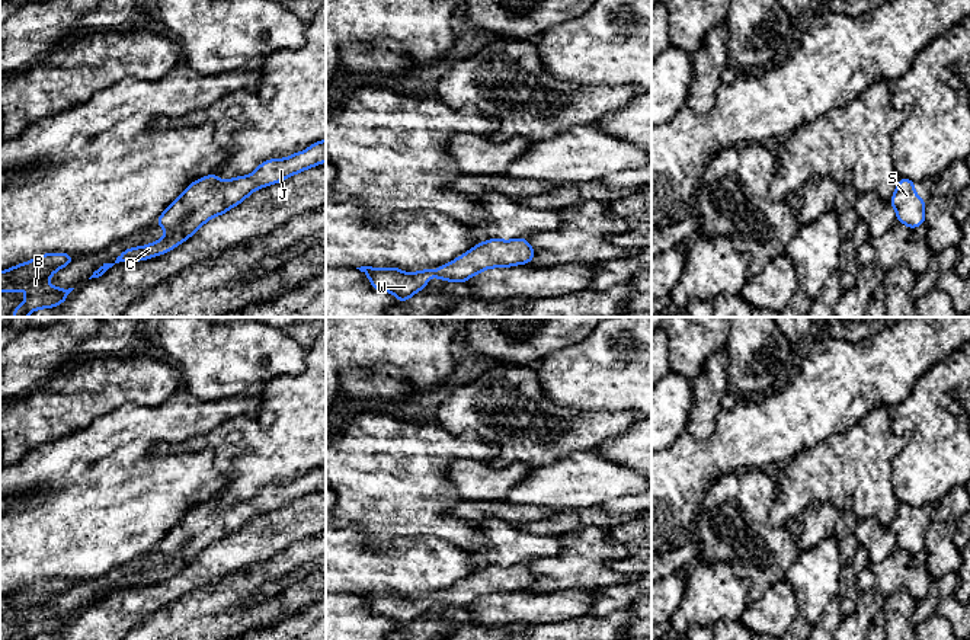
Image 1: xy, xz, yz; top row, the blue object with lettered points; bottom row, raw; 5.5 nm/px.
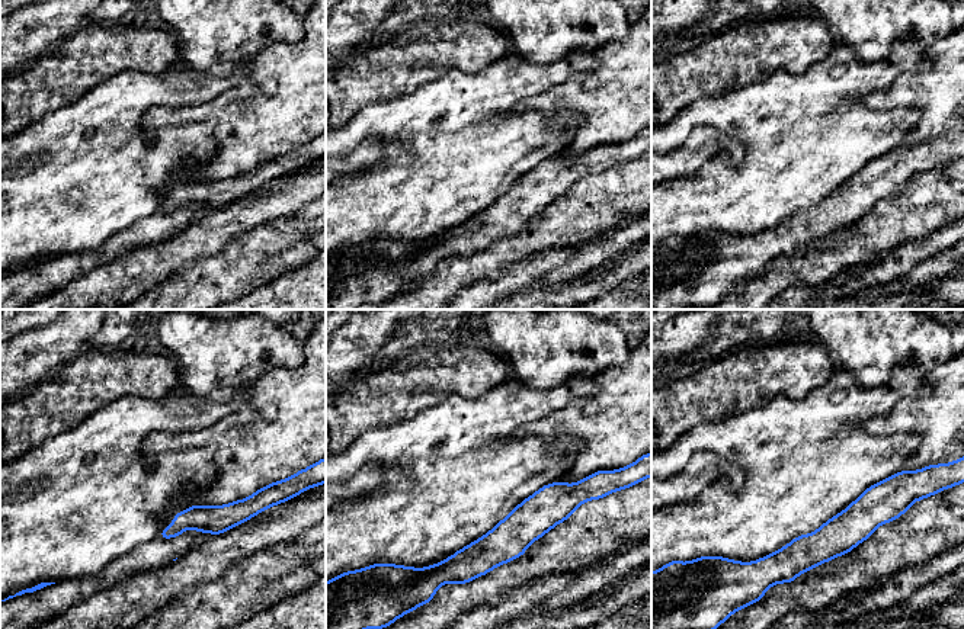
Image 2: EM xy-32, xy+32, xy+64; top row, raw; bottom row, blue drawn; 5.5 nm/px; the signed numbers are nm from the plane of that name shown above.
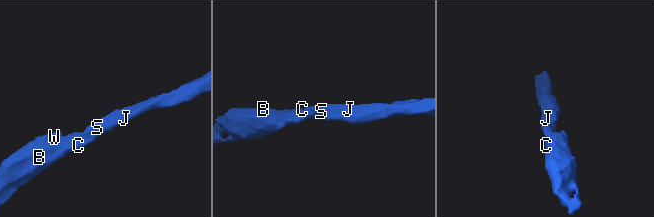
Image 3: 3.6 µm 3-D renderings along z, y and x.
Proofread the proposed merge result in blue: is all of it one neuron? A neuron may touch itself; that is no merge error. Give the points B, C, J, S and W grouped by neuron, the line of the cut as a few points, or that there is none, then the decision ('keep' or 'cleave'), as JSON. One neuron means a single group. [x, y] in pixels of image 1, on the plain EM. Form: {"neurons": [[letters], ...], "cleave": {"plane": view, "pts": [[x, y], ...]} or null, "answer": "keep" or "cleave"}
{"neurons": [["B", "C", "J", "S", "W"]], "cleave": null, "answer": "keep"}

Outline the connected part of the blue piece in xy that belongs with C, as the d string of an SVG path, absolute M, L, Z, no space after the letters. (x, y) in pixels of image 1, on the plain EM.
M326 465L316 467L307 476L294 479L286 484L269 484L265 489L259 490L253 499L249 502L237 502L230 506L221 506L215 499L211 499L205 503L201 503L191 509L179 524L176 524L164 538L157 544L156 550L166 556L166 561L154 569L148 569L140 573L129 573L122 577L113 589L100 591L93 601L89 604L99 604L108 598L115 589L128 588L135 589L137 586L145 586L164 580L186 567L193 561L208 545L223 541L228 535L241 529L249 521L256 515L266 513L269 511L279 509L281 506L294 502L300 497L311 495L326 487Z

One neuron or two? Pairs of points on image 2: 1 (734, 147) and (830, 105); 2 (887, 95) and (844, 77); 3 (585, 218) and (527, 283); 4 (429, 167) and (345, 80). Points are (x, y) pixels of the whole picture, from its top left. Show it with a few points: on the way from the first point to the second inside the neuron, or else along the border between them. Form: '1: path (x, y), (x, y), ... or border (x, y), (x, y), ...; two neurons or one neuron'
1: border (713, 127), (739, 140), (743, 147), (739, 164); two neurons
2: border (900, 74), (889, 86), (870, 93), (862, 103); two neurons
3: border (579, 243), (547, 247), (527, 259); two neurons
4: border (403, 96), (370, 103), (342, 125); two neurons

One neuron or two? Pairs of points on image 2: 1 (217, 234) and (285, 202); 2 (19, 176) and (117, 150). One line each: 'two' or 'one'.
1: one
2: one

